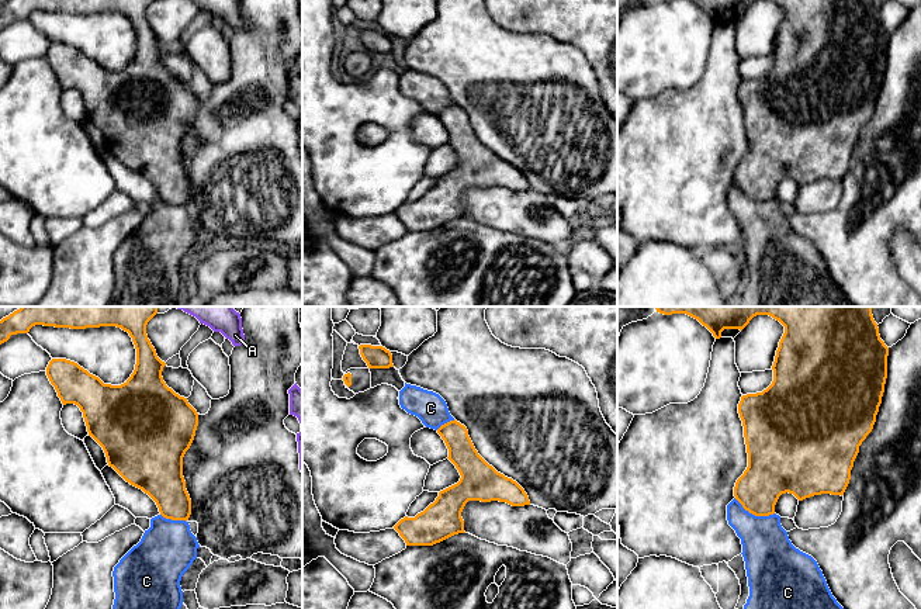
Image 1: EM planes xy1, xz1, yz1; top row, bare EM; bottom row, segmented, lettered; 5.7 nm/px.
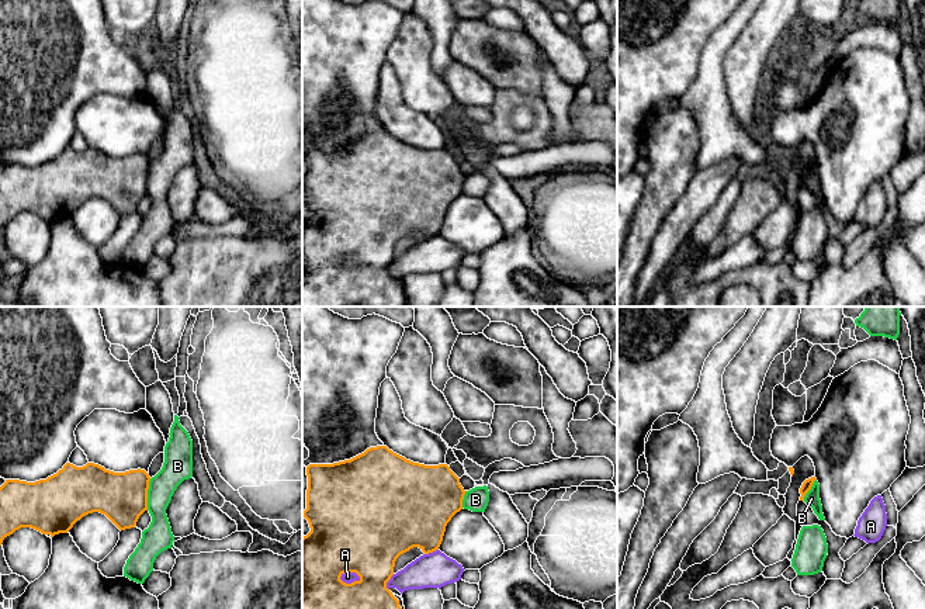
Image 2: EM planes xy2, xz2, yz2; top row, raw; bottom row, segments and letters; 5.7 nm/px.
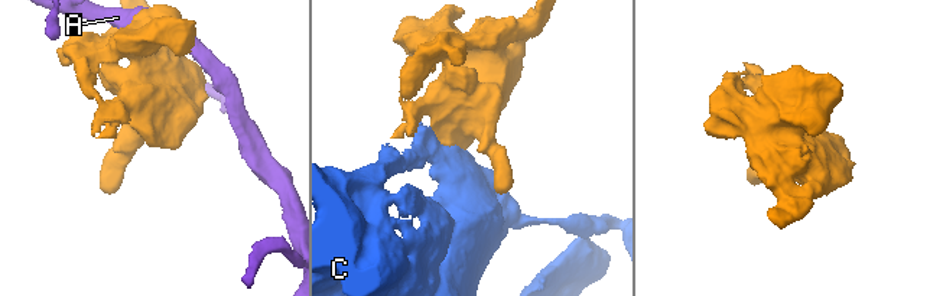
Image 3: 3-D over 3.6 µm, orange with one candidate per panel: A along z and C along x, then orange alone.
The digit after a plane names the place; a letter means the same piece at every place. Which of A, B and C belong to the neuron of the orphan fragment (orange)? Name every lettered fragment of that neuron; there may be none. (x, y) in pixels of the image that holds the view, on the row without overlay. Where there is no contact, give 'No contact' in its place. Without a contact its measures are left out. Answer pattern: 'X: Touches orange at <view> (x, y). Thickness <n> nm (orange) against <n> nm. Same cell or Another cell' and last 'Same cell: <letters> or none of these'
A: Touches orange at xz2 (352, 267). Thickness 460 nm (orange) against 60 nm. Another cell
B: Touches orange at xy2 (146, 179). Thickness 280 nm (orange) against 170 nm. Another cell
C: Touches orange at yz1 (754, 199). Thickness 260 nm (orange) against 280 nm. Same cell
Same cell: C

